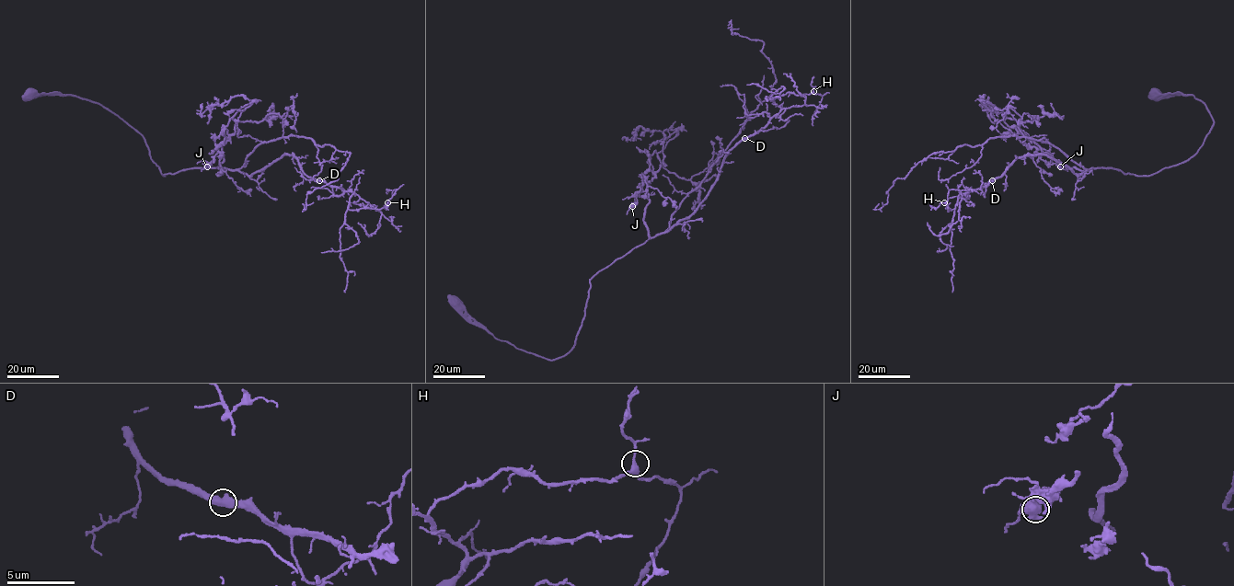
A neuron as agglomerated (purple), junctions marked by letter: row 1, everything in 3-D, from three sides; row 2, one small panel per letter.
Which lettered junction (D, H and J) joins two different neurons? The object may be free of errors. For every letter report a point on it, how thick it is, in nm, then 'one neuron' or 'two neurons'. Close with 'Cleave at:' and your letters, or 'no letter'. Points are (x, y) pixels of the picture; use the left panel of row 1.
D: (319, 180) | 500 nm | one neuron
H: (387, 202) | 320 nm | one neuron
J: (207, 166) | 550 nm | one neuron
Cleave at: no letter

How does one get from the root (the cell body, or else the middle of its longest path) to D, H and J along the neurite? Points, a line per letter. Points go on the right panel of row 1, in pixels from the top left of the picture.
D: (1155, 95), (1192, 95), (1213, 119), (1186, 160), (1147, 176), (1078, 175), (1024, 155), (992, 181)
H: (1155, 95), (1192, 95), (1213, 119), (1186, 160), (1147, 176), (1078, 175), (1024, 155), (953, 209), (944, 202)
J: (1155, 95), (1192, 95), (1206, 106), (1213, 124), (1193, 155), (1147, 176), (1079, 170), (1009, 128), (1060, 166)

